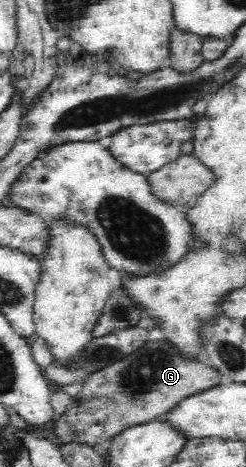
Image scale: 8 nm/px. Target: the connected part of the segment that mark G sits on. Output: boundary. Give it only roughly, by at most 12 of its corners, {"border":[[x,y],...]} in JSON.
{"border":[[169,338],[89,375],[44,428],[110,443],[226,380]]}

